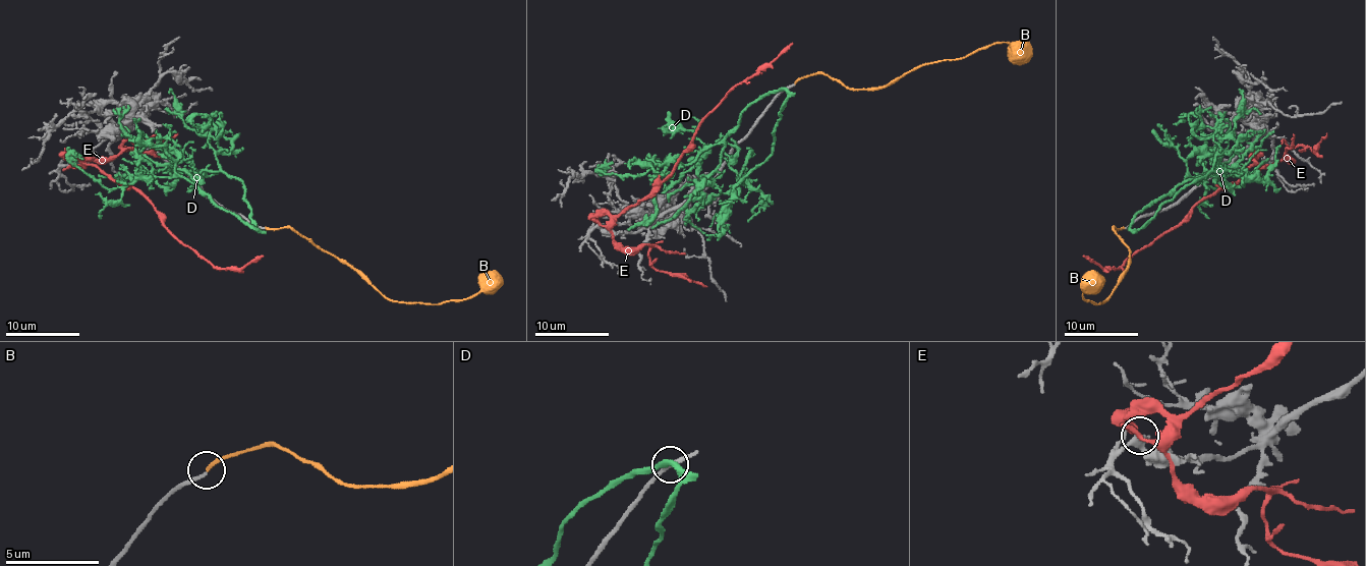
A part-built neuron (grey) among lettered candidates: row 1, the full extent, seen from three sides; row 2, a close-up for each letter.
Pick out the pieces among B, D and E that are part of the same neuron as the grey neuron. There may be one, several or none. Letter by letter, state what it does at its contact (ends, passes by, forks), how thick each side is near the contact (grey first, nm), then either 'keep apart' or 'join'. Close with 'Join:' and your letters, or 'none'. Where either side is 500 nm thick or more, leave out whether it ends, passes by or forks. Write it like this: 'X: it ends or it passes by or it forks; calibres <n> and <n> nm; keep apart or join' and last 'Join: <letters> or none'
B: it ends; calibres 190 and 220 nm; keep apart
D: it passes by; calibres 240 and 320 nm; keep apart
E: it passes by; calibres 240 and 220 nm; keep apart
Join: none

